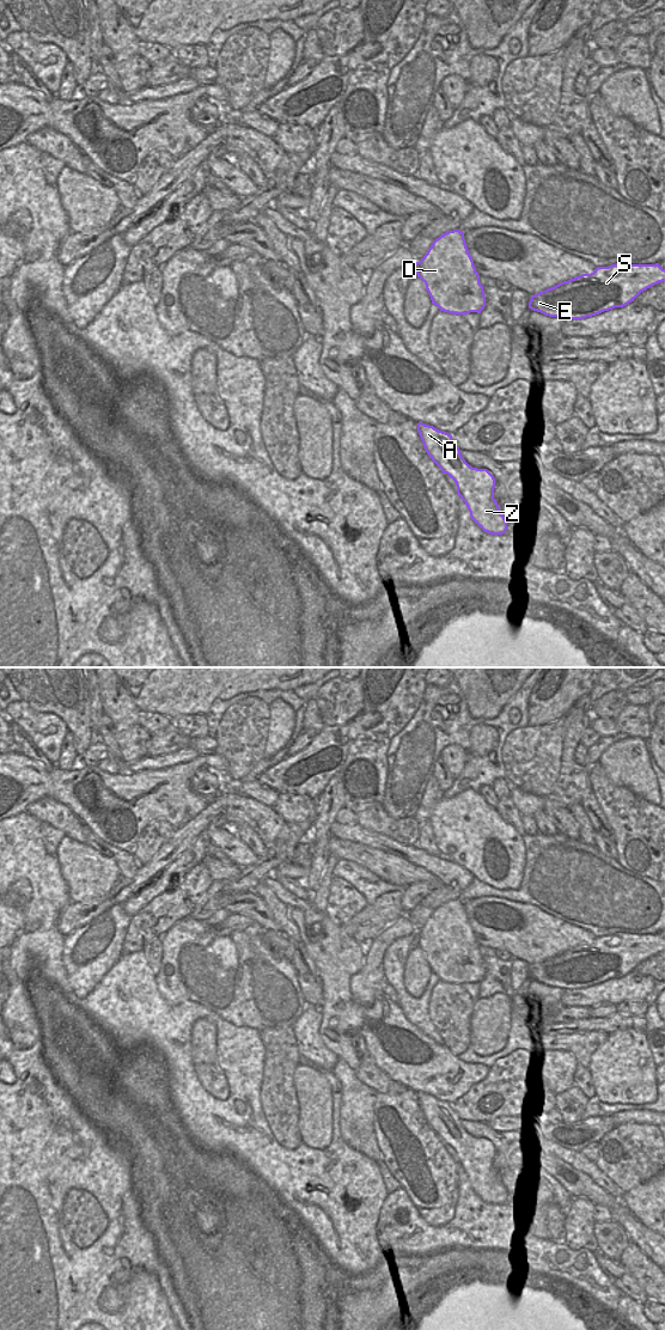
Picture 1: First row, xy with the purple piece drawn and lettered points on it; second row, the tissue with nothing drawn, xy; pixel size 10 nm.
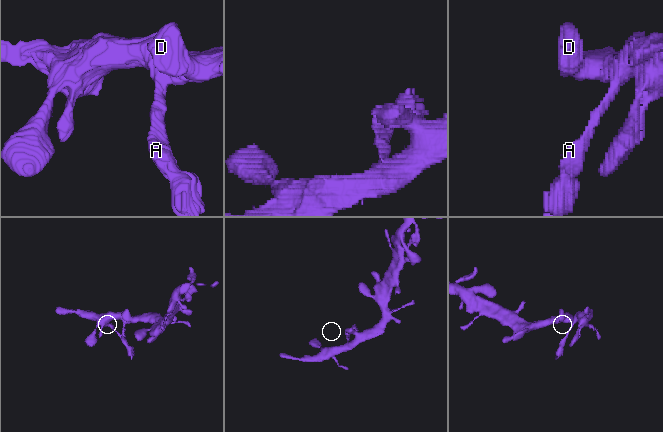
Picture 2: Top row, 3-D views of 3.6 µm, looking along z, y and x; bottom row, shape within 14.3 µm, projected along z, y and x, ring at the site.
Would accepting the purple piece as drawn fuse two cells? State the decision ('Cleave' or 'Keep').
Keep

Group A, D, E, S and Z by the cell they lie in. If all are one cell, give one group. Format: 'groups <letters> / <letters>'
groups A D E S Z

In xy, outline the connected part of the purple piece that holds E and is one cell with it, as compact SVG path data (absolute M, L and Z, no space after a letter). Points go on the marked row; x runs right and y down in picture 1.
M617 263L609 267L597 267L591 274L582 274L532 295L529 309L549 317L584 319L615 307L623 307L634 301L641 292L663 281L665 281L665 269L659 263Z

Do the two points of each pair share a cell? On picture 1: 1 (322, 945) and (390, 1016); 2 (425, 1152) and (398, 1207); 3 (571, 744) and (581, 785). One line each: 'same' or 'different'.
1: same
2: different
3: same

